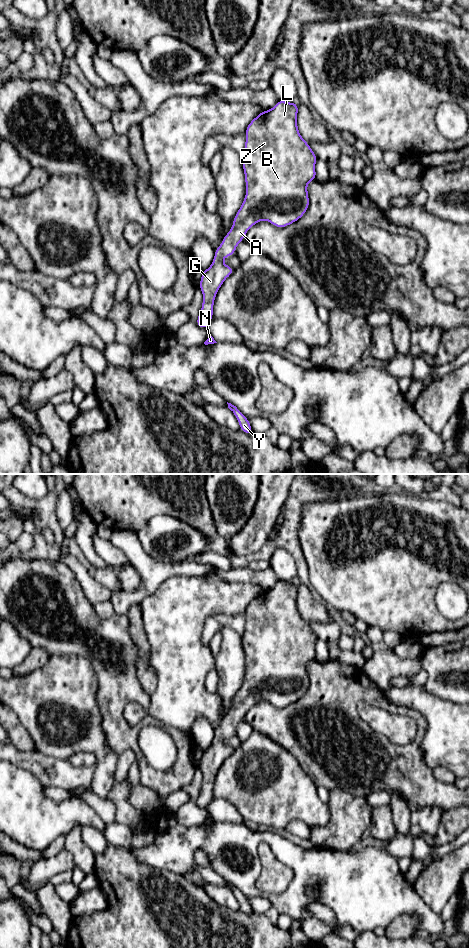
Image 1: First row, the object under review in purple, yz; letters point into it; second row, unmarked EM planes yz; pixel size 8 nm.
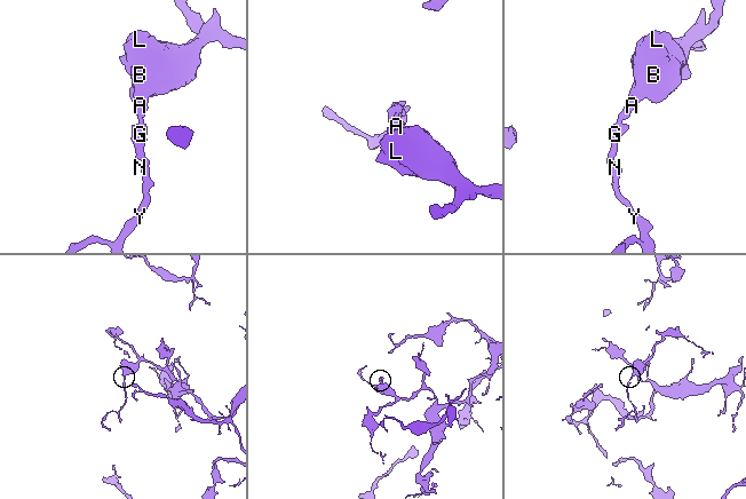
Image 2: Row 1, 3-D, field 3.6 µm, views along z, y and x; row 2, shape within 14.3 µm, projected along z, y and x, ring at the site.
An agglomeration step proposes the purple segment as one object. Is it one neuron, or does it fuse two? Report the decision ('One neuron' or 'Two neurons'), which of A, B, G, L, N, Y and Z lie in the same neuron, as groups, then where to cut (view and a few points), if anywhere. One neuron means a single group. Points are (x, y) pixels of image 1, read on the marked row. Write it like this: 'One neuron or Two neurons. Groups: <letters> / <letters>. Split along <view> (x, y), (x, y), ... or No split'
One neuron. Groups: A B G L N Y Z. No split

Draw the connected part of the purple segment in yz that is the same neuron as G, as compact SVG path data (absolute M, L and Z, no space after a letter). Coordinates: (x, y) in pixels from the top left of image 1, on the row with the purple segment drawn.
M278 100L271 110L262 111L247 126L245 151L242 155L246 196L233 220L233 226L222 243L215 249L211 266L202 271L199 288L203 302L196 324L207 329L213 318L213 305L221 285L234 268L223 263L223 258L233 255L237 245L255 224L266 220L275 227L284 228L299 220L309 208L307 184L316 180L317 156L302 138L297 126L298 104Z

